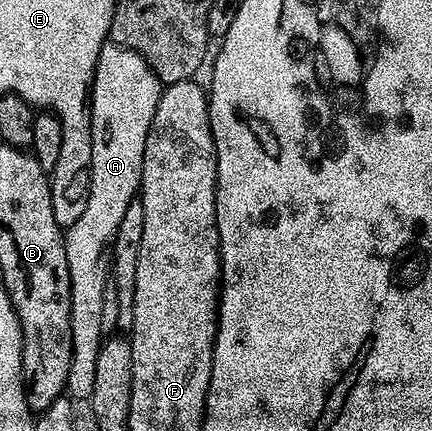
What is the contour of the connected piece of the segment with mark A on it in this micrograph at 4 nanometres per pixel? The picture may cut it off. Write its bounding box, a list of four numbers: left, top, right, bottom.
[63,41,164,400]

